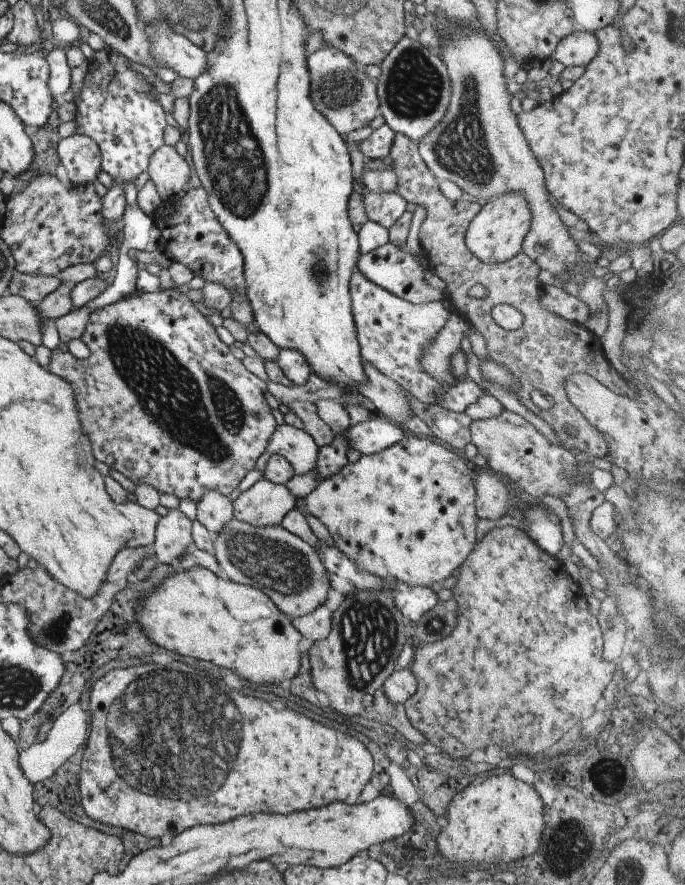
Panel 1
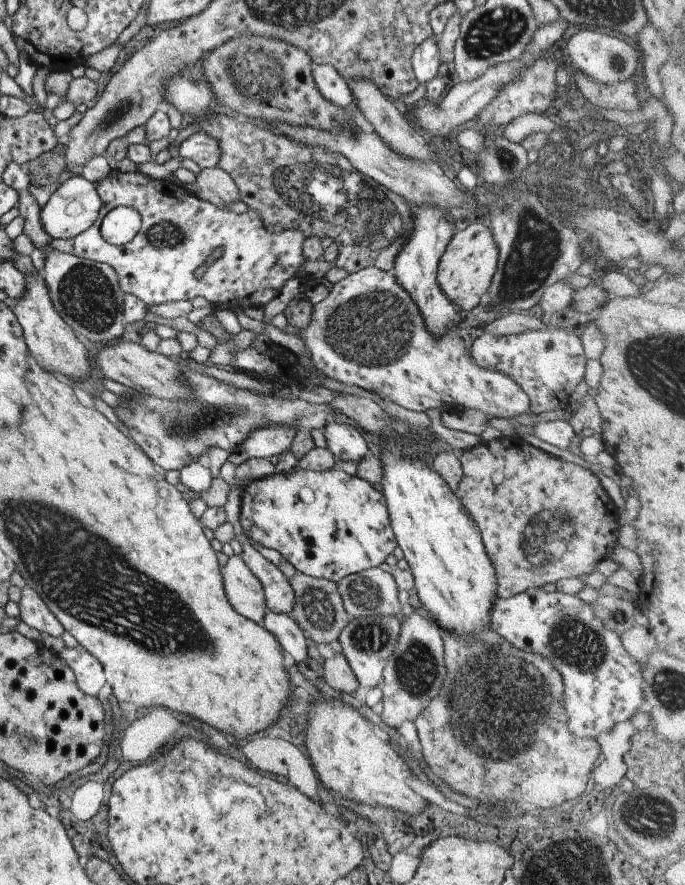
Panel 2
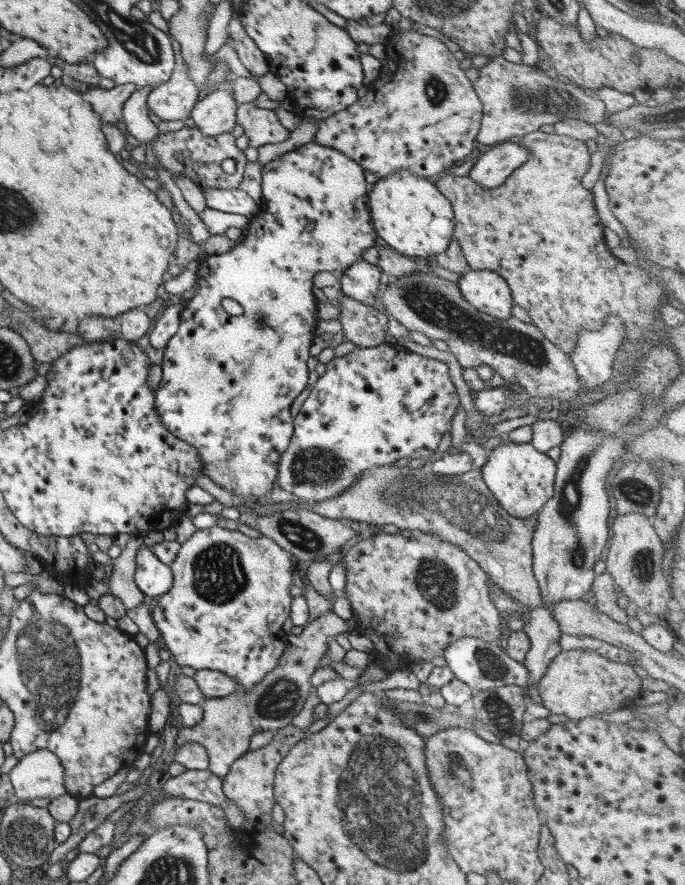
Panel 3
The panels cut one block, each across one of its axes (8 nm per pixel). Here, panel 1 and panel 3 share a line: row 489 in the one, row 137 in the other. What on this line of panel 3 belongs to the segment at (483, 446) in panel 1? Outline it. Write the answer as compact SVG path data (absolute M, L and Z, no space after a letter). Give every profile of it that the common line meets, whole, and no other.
M537 129L536 131L524 134L518 144L519 146L523 146L523 148L527 148L529 155L527 155L527 159L519 168L515 168L515 171L510 176L507 176L507 179L501 186L493 189L481 189L478 185L468 180L467 177L451 176L448 172L433 179L436 190L450 203L453 212L454 230L452 231L452 237L459 244L468 268L473 270L492 270L499 274L509 287L512 303L526 311L531 322L537 325L537 329L543 333L543 336L553 343L553 345L558 346L567 356L569 356L569 353L575 347L579 329L601 329L605 318L609 318L610 316L619 318L619 321L623 324L624 338L622 339L621 348L618 348L614 355L612 370L613 374L621 374L621 369L625 369L623 365L628 364L632 358L635 358L635 354L639 353L640 348L644 346L644 344L641 344L641 341L646 342L646 340L661 338L659 335L659 324L662 324L662 321L659 316L659 308L665 303L665 299L667 299L667 295L665 296L665 292L667 292L666 287L659 280L652 278L639 263L625 264L621 262L613 254L610 254L609 249L604 244L601 230L602 224L594 210L592 194L590 190L585 190L580 184L581 177L587 172L591 164L591 156L587 152L583 141L555 133L543 133Z

